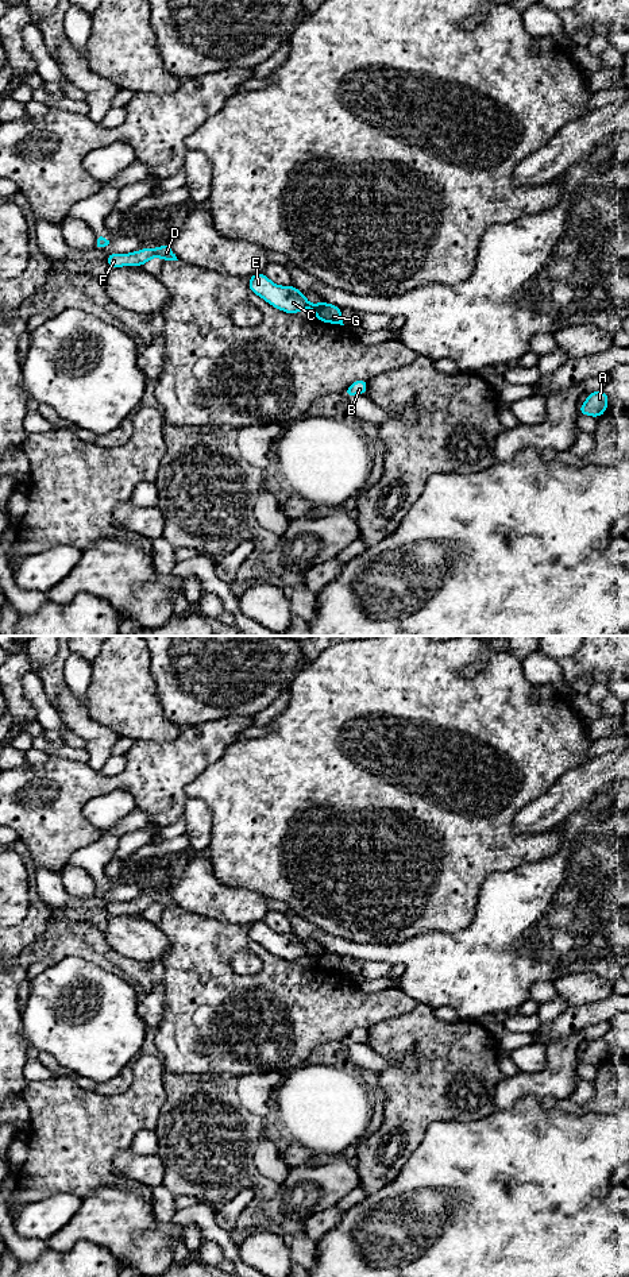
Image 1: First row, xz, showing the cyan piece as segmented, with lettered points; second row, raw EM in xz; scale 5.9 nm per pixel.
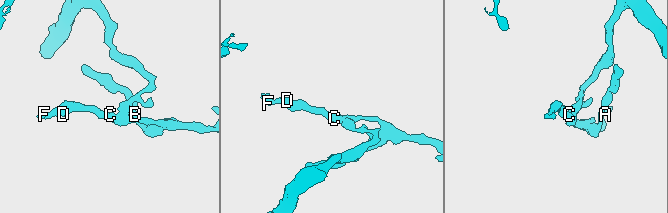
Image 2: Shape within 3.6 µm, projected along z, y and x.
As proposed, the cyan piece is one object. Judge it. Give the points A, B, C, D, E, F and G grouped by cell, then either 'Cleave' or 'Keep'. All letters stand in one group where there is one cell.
Groups: A B C D E F / G. Cleave

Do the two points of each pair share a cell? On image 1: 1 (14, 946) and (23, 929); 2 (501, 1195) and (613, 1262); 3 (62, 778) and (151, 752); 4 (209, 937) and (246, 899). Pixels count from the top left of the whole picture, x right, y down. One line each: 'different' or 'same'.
1: same
2: same
3: same
4: different

